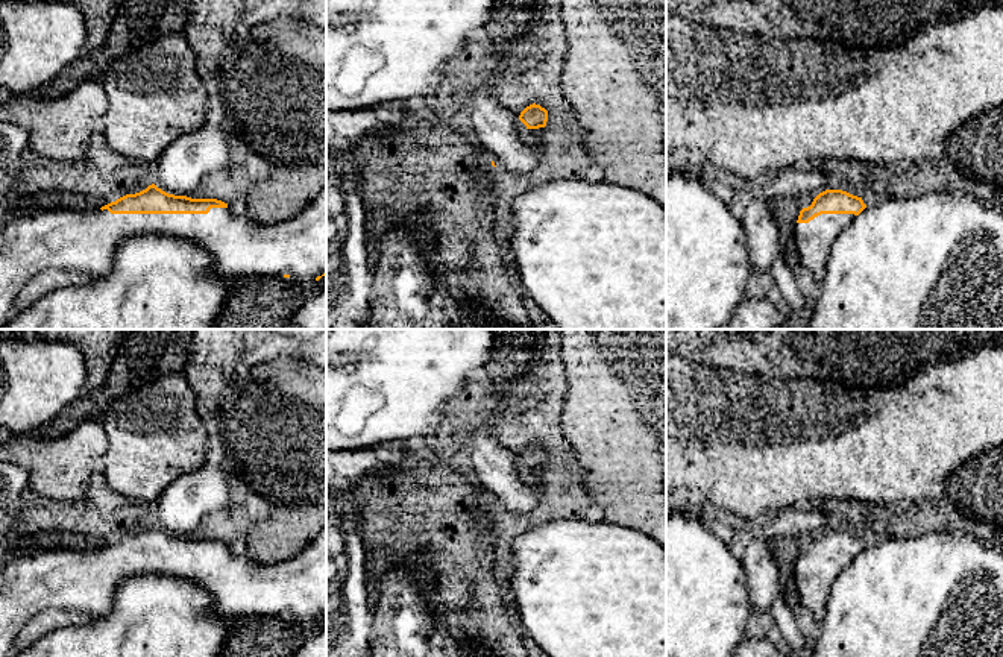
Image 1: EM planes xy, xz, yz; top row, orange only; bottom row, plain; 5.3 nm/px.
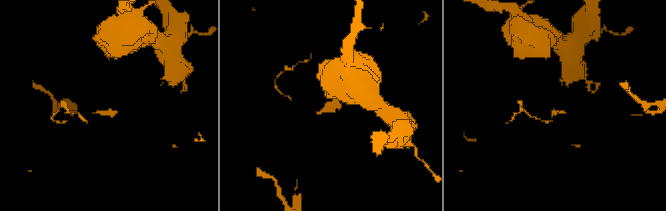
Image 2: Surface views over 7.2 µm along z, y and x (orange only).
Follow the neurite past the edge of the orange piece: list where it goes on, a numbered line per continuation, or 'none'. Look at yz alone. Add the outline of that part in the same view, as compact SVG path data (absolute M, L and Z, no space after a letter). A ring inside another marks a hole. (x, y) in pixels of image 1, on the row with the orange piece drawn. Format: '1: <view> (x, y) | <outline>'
1: yz (814, 240) | M821 214L809 223L797 223L795 246L800 264L806 267L816 281L825 275L828 253L839 234L853 222L854 214Z

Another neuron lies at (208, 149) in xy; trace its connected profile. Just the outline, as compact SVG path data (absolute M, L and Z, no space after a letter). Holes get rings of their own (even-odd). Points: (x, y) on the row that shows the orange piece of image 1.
M205 121L181 135L153 165L153 184L175 196L194 191L203 176L234 167L237 146L225 129Z

